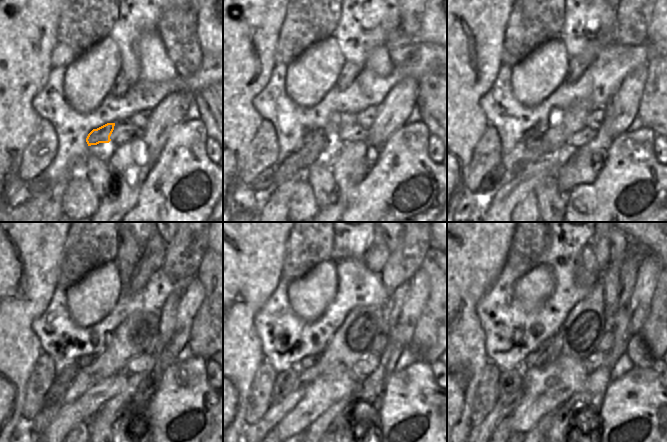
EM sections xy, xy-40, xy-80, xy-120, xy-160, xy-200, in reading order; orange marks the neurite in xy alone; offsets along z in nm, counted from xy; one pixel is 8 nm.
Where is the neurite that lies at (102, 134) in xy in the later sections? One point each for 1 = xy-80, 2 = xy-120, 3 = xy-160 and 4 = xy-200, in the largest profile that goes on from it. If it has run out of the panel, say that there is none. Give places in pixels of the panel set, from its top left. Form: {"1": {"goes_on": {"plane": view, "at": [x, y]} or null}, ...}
{"1": {"goes_on": {"plane": "xy-80", "at": [513, 161]}}, "2": {"goes_on": {"plane": "xy-120", "at": [86, 361]}}, "3": {"goes_on": {"plane": "xy-160", "at": [311, 360]}}, "4": {"goes_on": {"plane": "xy-200", "at": [537, 358]}}}

